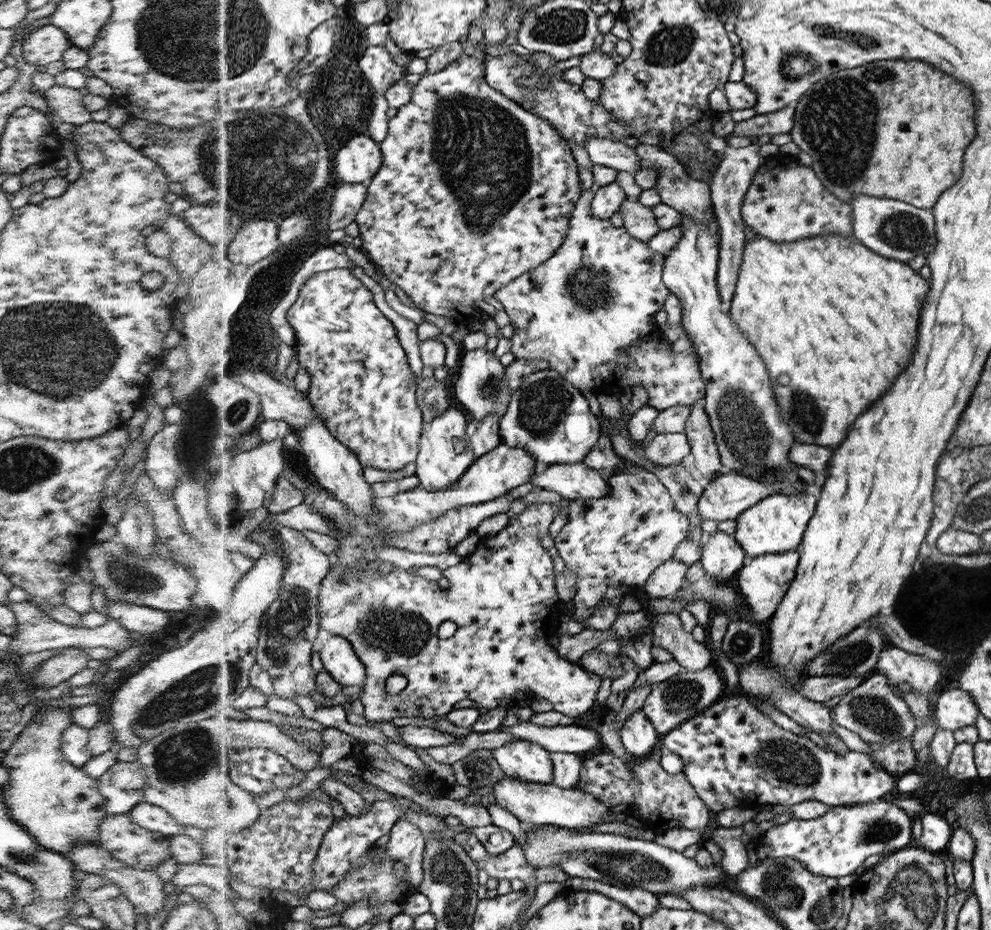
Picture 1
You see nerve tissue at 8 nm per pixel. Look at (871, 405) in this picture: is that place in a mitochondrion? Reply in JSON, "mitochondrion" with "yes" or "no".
{"mitochondrion":"no"}

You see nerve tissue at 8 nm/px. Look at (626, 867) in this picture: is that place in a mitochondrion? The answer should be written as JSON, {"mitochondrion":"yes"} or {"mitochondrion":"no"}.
{"mitochondrion":"yes"}

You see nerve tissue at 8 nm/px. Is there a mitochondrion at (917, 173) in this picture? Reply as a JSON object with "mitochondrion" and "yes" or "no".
{"mitochondrion":"no"}

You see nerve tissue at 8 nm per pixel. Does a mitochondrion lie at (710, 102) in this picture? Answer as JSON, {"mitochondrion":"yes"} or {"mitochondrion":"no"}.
{"mitochondrion":"no"}

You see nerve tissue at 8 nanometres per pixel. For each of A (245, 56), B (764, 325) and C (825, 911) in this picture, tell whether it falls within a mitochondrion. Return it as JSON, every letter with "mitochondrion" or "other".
{"A":"mitochondrion","B":"other","C":"mitochondrion"}

